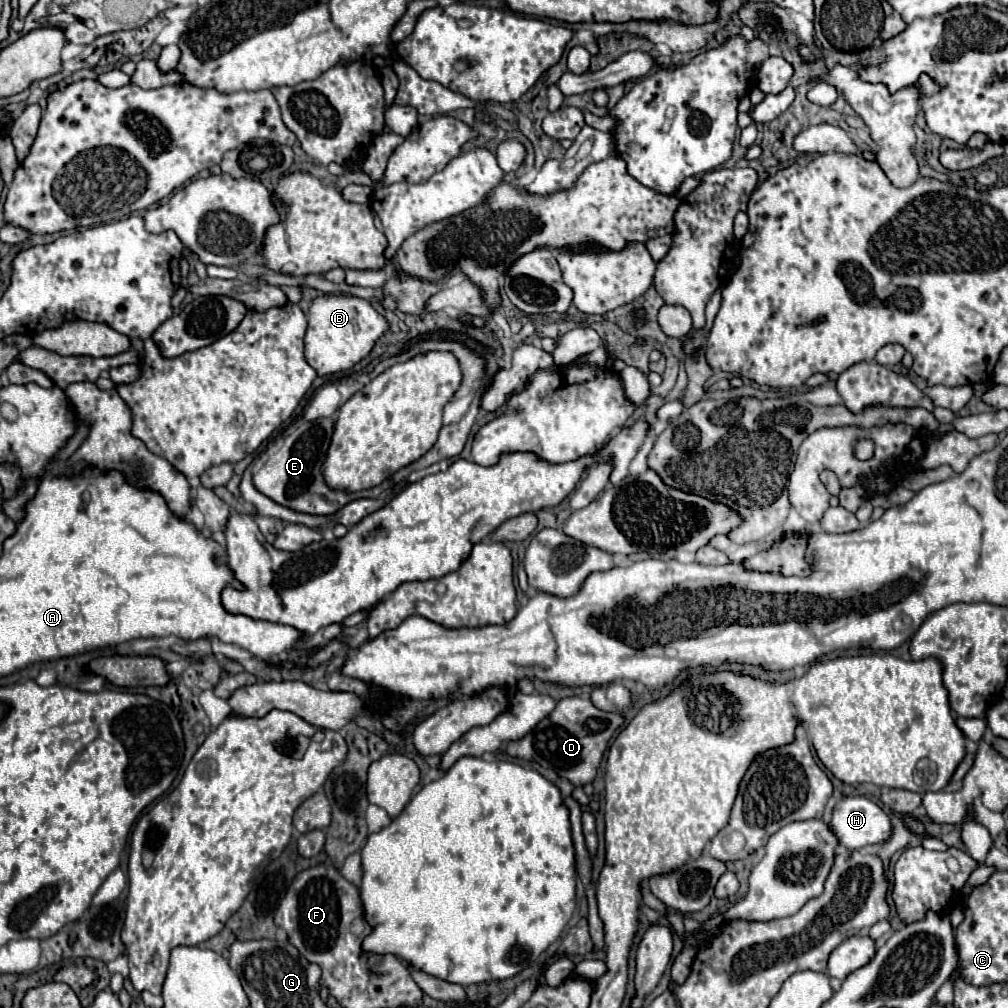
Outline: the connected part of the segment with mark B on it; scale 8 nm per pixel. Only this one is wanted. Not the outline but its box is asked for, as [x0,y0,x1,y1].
[306,295,390,377]

